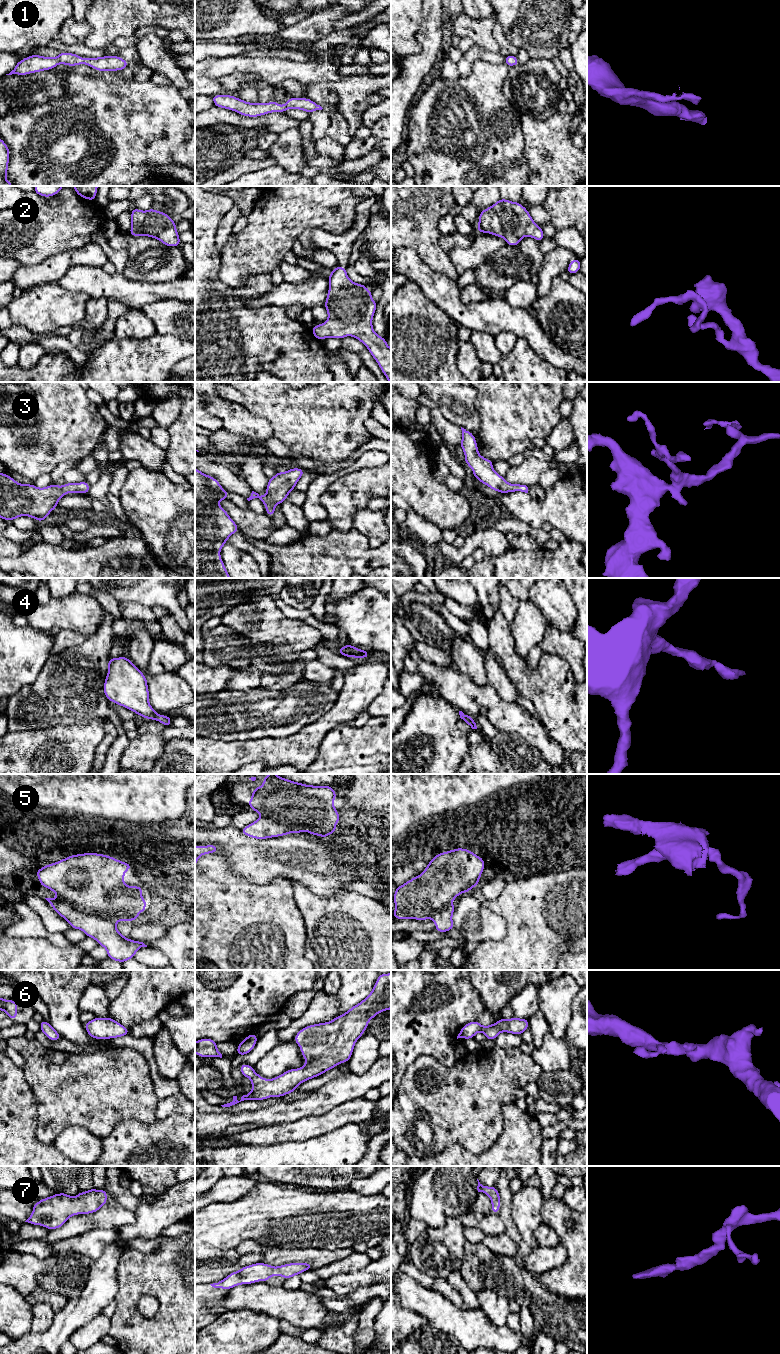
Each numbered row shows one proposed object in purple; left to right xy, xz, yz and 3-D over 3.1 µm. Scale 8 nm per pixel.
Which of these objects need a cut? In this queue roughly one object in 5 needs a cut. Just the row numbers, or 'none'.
5

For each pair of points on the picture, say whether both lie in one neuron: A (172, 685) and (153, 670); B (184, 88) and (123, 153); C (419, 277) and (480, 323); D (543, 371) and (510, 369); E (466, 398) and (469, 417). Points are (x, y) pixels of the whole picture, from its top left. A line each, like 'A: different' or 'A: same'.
A: different
B: different
C: same
D: same
E: same

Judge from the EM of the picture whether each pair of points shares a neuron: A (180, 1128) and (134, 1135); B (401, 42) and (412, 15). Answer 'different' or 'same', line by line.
A: same
B: same

